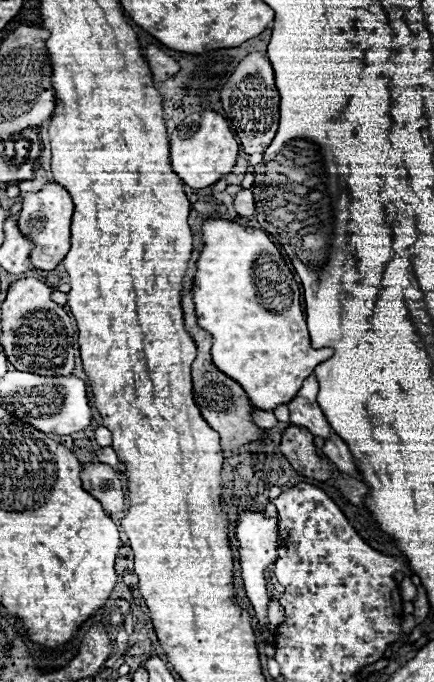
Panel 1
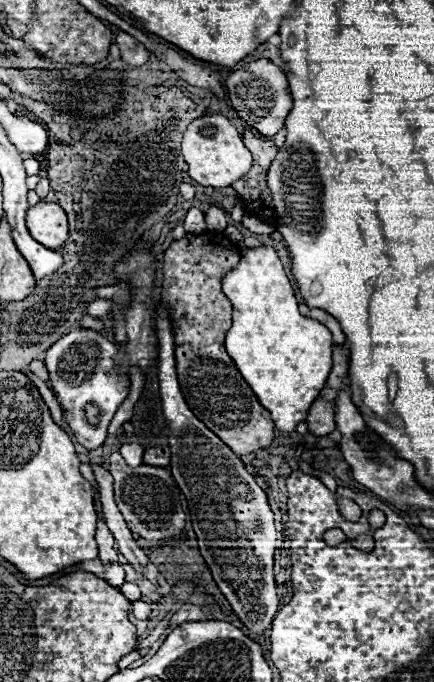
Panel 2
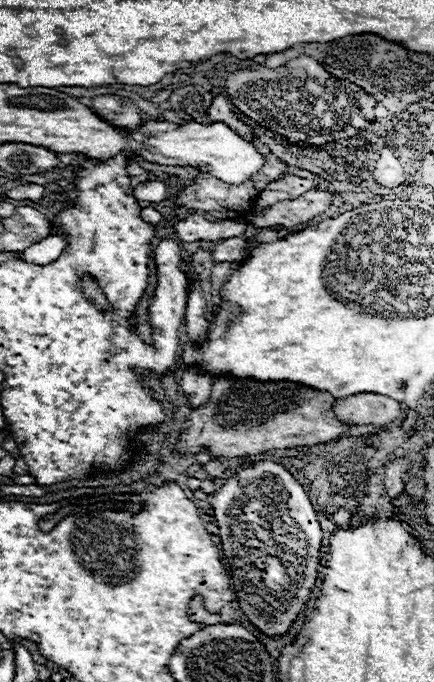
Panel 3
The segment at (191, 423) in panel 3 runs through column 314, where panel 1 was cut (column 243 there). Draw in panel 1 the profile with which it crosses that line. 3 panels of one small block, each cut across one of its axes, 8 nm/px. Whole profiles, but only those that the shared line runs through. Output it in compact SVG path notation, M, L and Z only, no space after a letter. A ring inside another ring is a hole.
M188 292L182 298L182 310L184 310L184 326L190 332L192 340L198 346L198 356L192 364L192 382L194 382L194 400L204 416L206 422L210 422L210 426L220 434L222 440L222 448L224 450L236 450L242 444L250 444L254 440L260 438L260 428L256 428L256 424L252 422L252 404L246 396L246 392L242 390L240 384L236 384L232 378L228 378L226 374L222 374L210 358L210 346L212 346L212 336L208 332L204 332L198 324L196 324L196 314L194 314L194 302L192 302L192 292Z

